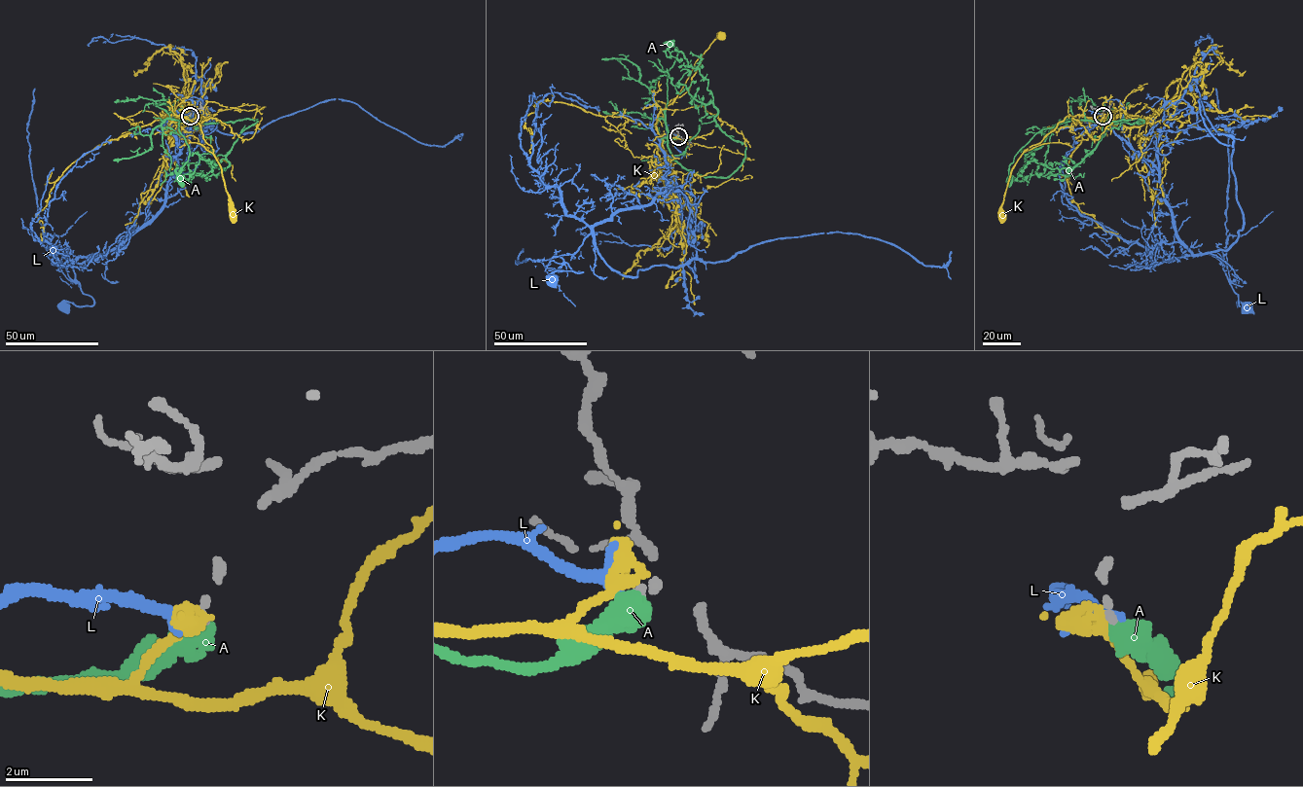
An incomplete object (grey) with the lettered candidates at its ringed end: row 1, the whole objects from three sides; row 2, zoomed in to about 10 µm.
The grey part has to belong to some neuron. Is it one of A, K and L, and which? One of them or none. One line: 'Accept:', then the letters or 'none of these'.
Accept: A

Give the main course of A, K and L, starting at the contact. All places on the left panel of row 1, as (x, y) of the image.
A: (190, 116), (177, 120), (190, 155), (179, 174), (181, 179)
K: (190, 115), (167, 118), (182, 116), (199, 125), (221, 171), (233, 215)
L: (190, 116), (170, 120), (179, 155), (164, 203), (121, 245), (72, 262), (93, 304), (64, 307)

